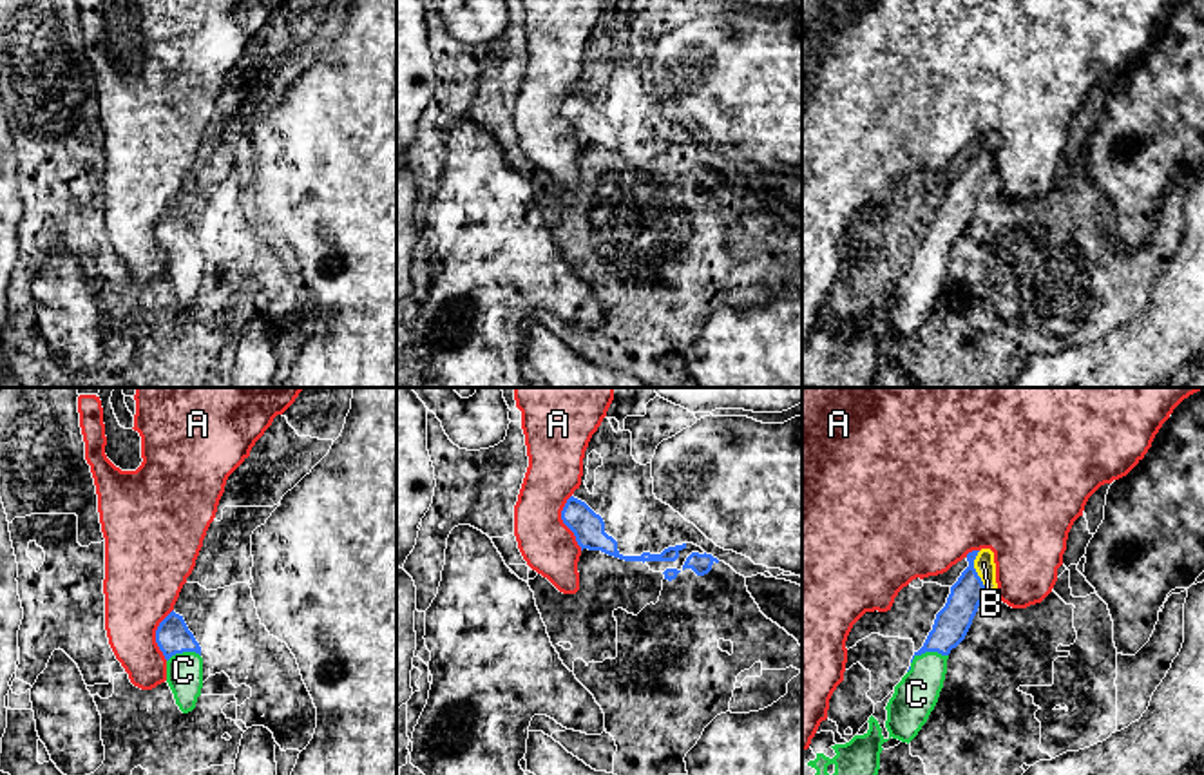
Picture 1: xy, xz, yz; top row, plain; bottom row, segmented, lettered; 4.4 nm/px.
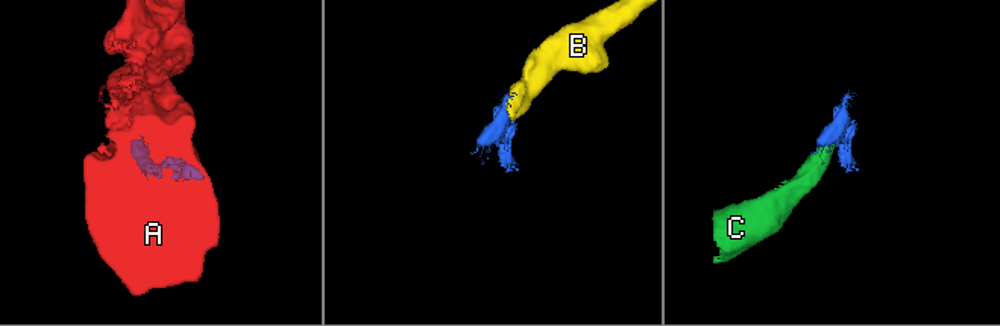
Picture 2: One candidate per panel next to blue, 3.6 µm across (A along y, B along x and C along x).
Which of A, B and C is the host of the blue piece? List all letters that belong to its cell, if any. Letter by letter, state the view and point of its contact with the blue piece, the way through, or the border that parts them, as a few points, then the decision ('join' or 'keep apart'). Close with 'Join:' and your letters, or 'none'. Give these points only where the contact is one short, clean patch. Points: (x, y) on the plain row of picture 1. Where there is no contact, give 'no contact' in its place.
A: xz (563, 116) | keep apart
B: yz (976, 169) | across yz (953, 216), (976, 169), (984, 158) | join
C: yz (927, 245) | across yz (953, 216), (927, 245), (927, 267), (917, 288) | join
Join: B, C

